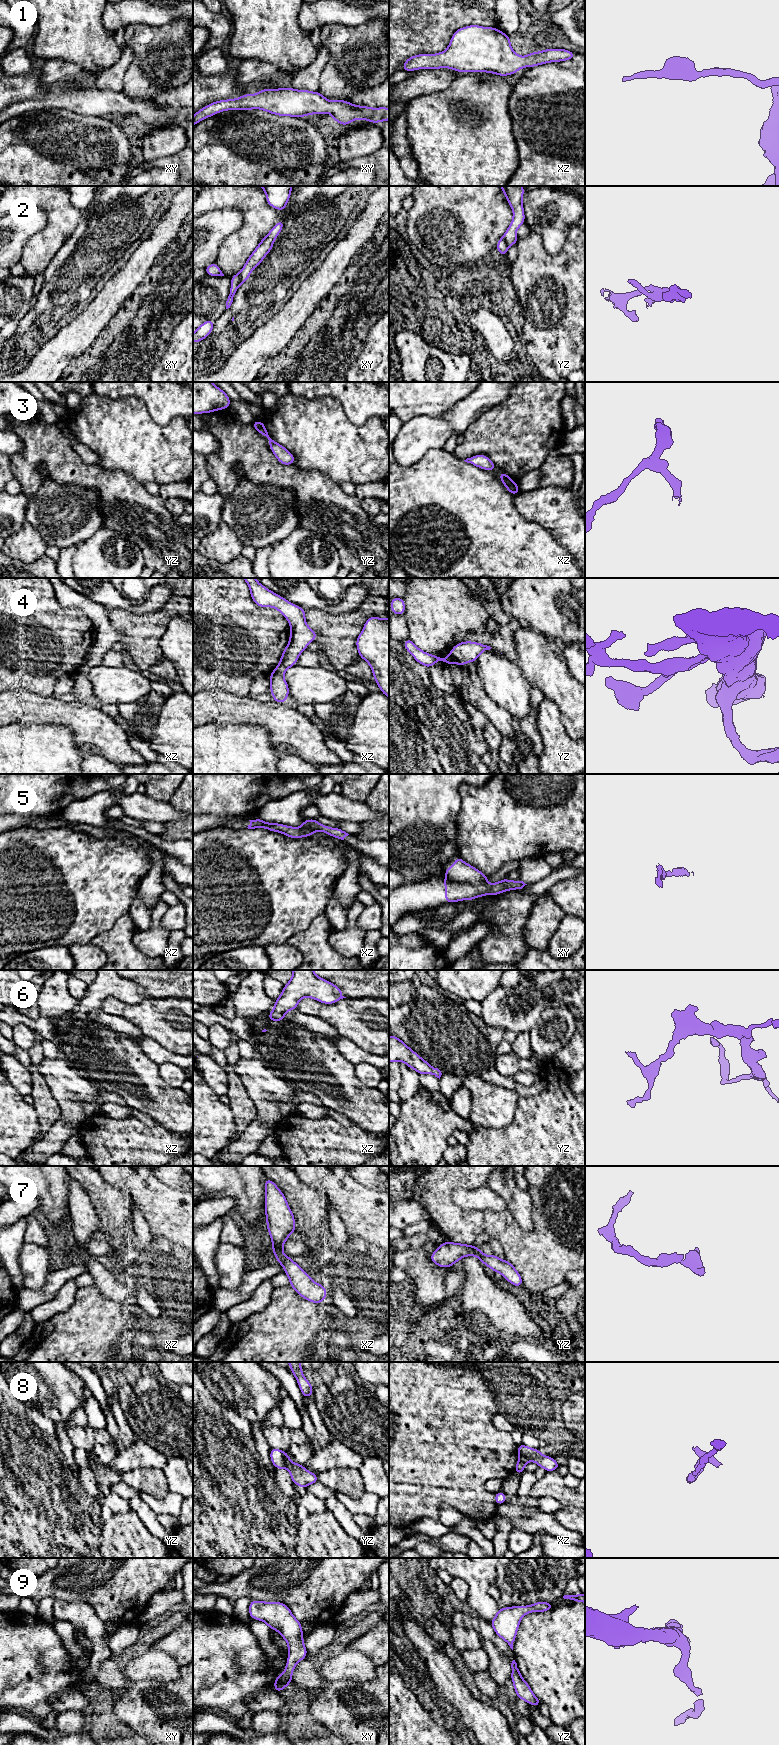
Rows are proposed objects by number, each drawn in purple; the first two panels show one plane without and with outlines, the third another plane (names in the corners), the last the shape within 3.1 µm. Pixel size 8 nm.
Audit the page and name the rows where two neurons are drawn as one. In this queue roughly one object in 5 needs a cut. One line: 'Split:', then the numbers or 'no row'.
Split: 2, 5, 8

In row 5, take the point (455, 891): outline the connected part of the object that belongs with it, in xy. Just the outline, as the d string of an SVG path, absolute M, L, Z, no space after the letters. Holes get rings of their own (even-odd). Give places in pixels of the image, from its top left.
M448 877L443 878L446 888L446 903L453 903L462 900L473 900L484 895L498 895L509 890L522 889L525 885L523 881L501 880L494 884L484 883L480 885L456 882Z

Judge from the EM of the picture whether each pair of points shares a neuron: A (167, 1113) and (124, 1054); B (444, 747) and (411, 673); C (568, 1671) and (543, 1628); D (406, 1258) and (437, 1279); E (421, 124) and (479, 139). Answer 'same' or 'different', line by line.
A: same
B: same
C: same
D: same
E: same

